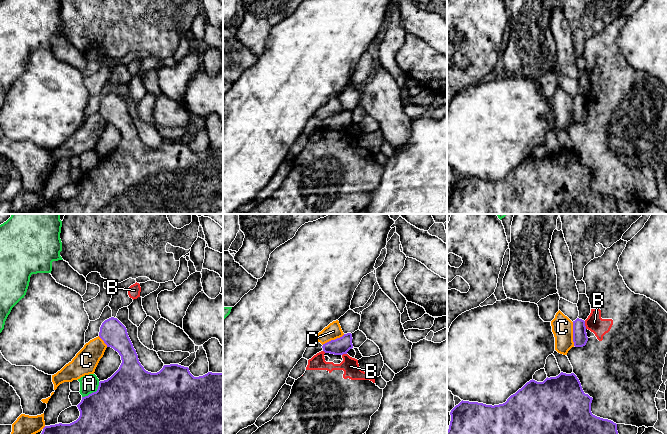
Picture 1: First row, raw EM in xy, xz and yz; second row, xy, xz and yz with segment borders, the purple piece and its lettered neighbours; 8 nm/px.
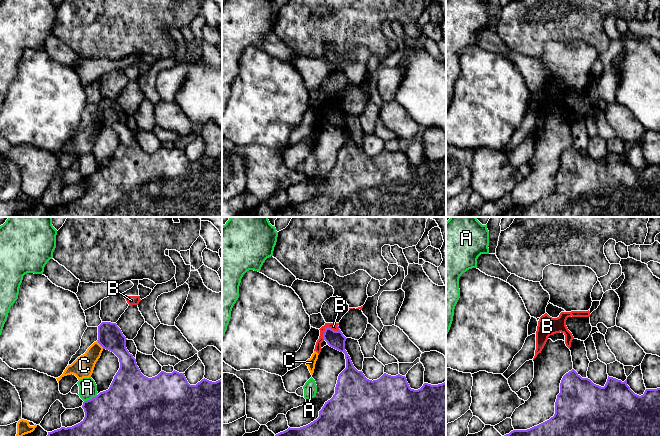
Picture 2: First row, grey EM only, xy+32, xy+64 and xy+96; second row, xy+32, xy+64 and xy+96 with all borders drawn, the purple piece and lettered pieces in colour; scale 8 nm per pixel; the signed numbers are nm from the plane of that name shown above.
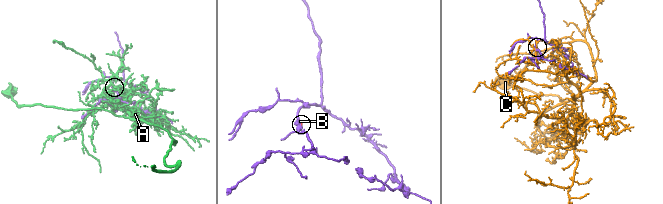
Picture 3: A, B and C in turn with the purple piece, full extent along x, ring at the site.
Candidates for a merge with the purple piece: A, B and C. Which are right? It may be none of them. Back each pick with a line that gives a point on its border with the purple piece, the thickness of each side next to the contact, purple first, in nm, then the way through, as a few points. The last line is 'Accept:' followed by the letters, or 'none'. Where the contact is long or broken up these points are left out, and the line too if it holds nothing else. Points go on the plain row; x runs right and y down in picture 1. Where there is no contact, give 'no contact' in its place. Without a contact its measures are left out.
Accept: none

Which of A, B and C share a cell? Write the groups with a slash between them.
A / B / C

